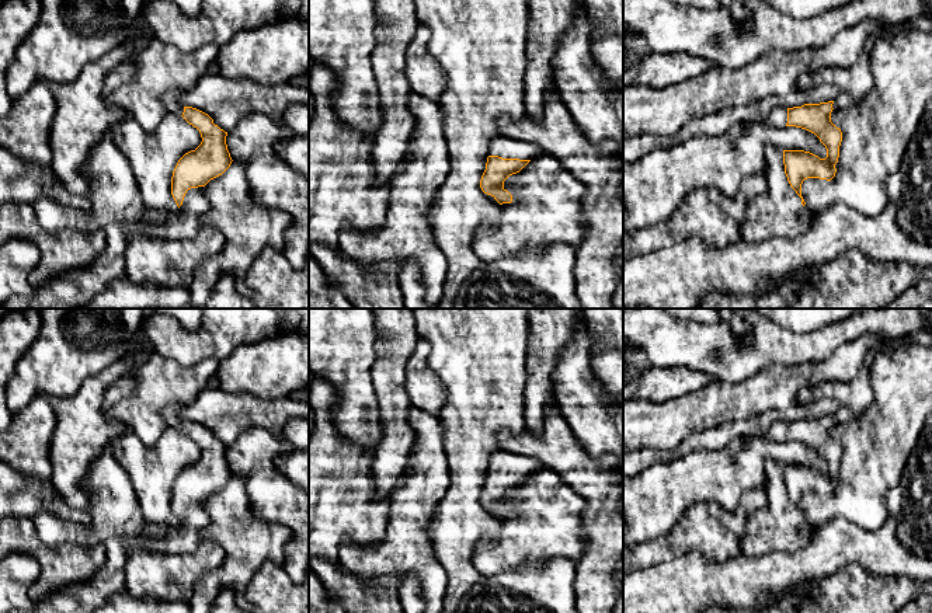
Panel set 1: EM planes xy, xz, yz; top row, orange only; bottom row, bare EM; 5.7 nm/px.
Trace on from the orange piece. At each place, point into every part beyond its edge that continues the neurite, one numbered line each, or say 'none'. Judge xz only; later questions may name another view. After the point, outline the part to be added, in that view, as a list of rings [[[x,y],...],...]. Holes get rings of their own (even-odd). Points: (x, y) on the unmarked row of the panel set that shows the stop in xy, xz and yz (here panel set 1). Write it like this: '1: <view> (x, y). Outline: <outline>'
1: xz (501, 460). Outline: [[[505,450],[495,452],[488,462],[488,470],[498,470],[502,473],[532,474],[542,467],[539,460]]]

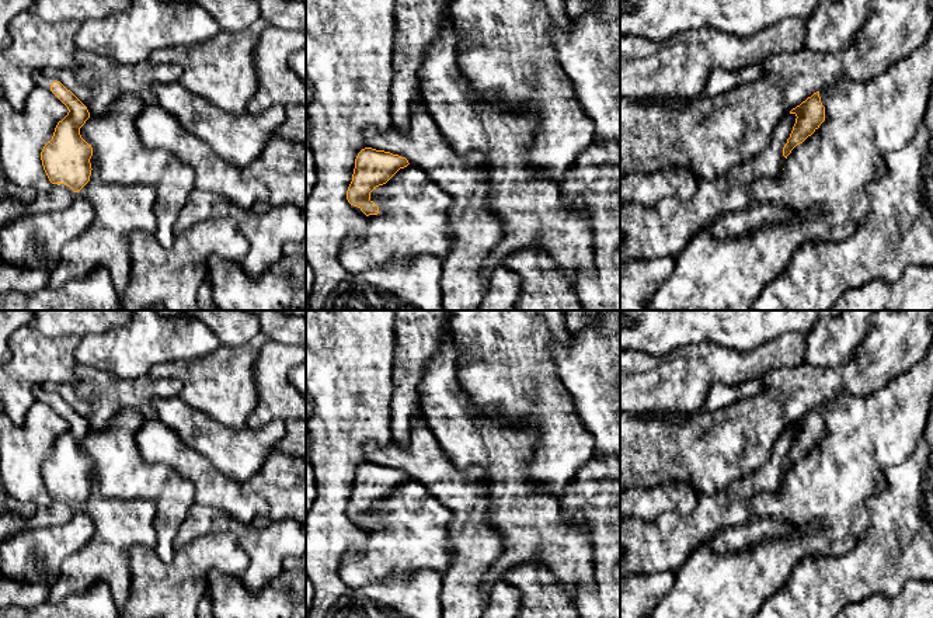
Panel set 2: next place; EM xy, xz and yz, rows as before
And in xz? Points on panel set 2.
none

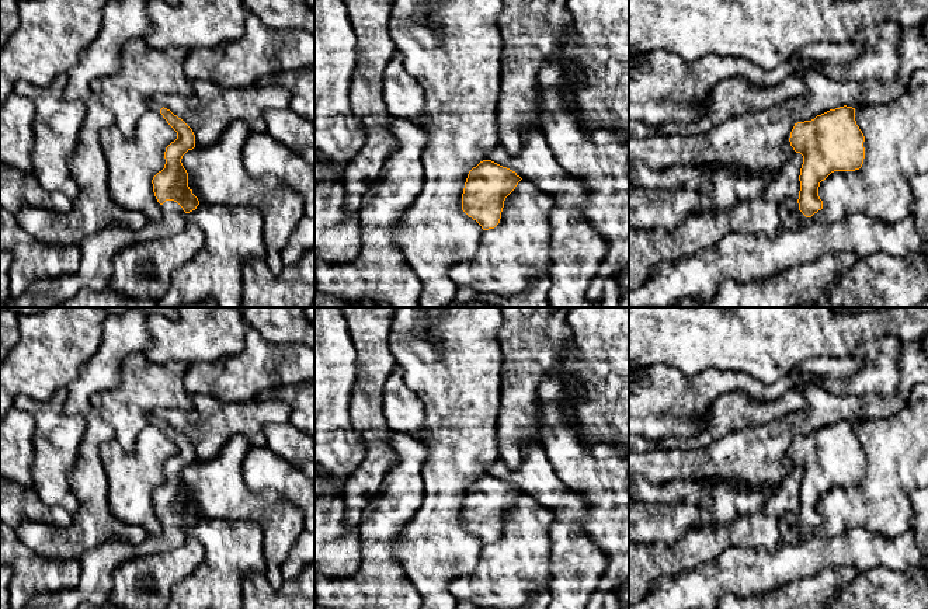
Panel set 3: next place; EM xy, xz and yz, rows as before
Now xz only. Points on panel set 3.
none

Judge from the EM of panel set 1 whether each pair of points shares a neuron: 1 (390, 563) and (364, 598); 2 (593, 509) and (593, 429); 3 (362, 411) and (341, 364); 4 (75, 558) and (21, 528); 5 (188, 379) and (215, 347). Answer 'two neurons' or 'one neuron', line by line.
1: two neurons
2: two neurons
3: one neuron
4: one neuron
5: two neurons

